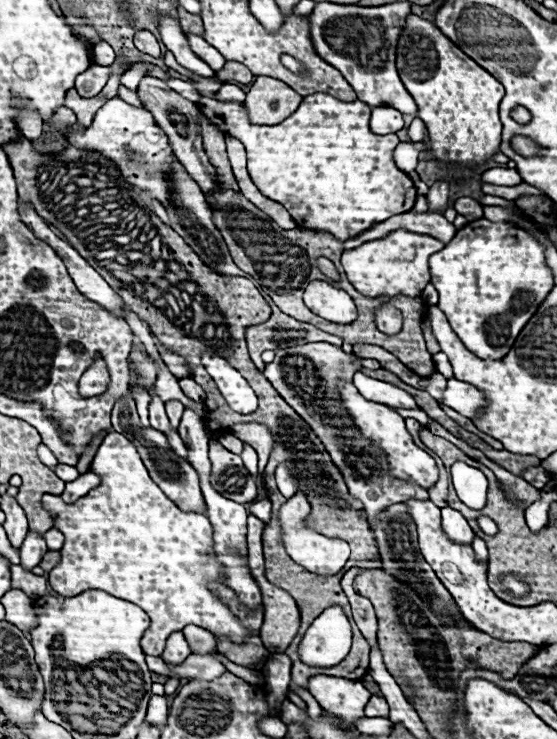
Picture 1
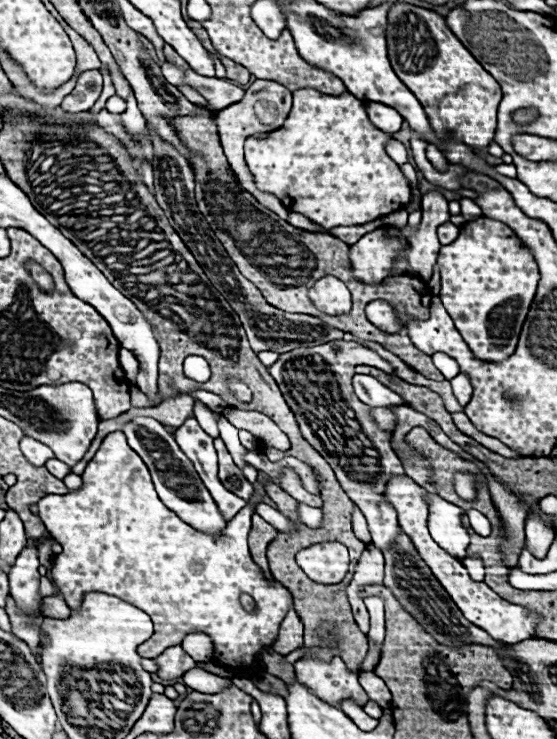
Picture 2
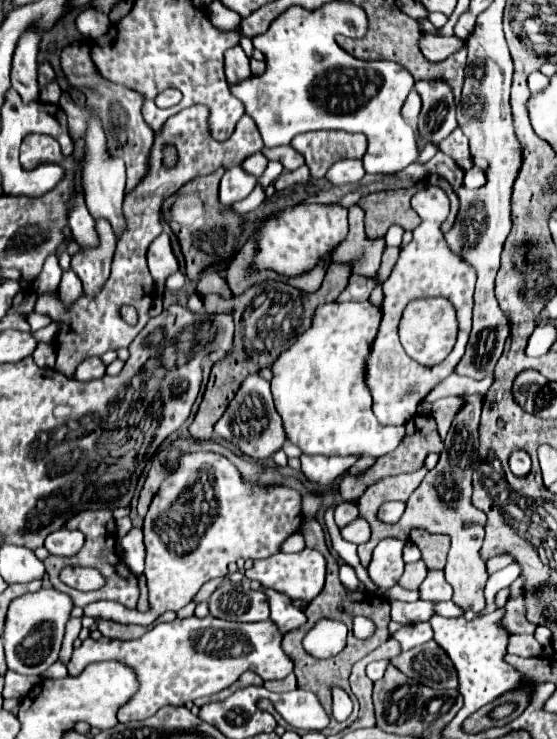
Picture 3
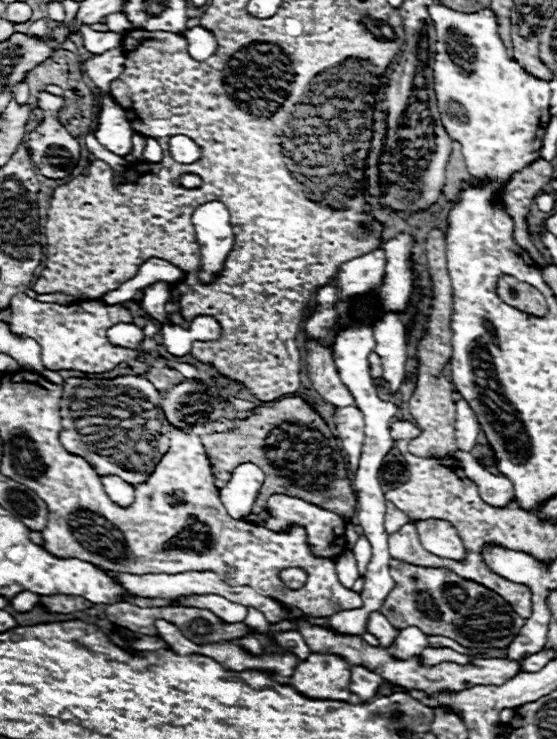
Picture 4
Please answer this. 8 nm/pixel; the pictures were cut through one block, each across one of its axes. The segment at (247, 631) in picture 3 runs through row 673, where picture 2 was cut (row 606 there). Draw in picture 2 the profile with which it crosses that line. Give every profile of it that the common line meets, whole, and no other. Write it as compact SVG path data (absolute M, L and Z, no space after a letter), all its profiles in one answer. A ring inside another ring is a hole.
M112 432L104 438L100 450L96 452L96 456L88 462L84 474L82 474L82 486L74 492L68 492L68 494L46 494L40 502L38 502L38 508L40 508L40 518L44 522L44 526L48 528L48 532L54 536L54 540L58 540L58 544L62 546L62 552L54 556L54 562L52 562L52 580L54 584L58 586L60 594L64 596L66 604L70 606L70 610L80 610L82 606L82 598L84 594L88 592L104 592L104 594L110 594L110 596L116 596L116 598L122 598L124 602L132 602L132 606L138 606L140 610L146 610L146 614L150 614L152 622L154 622L154 634L138 646L138 654L142 658L154 658L158 654L162 654L162 650L166 650L168 646L174 646L174 644L180 644L184 640L186 634L192 634L192 632L204 632L206 636L212 638L212 646L214 646L214 652L212 652L212 658L218 662L218 664L224 664L228 666L230 672L234 672L234 676L254 676L256 672L260 672L260 654L264 650L270 650L278 638L278 626L282 624L282 618L288 614L290 606L292 606L292 594L280 584L280 582L270 582L264 578L264 572L250 560L250 552L248 552L248 544L246 544L246 538L248 538L248 530L250 530L250 516L256 512L256 502L248 502L236 516L234 520L228 522L228 528L226 528L226 538L220 538L220 540L214 540L198 530L194 530L192 526L188 526L186 522L182 522L172 510L168 510L162 500L158 498L156 490L154 490L154 484L150 480L150 472L146 468L146 464L138 458L138 454L134 454L134 450L128 446L126 442L126 436L122 432ZM242 594L250 594L256 602L256 608L252 612L246 612L240 604L240 596Z

